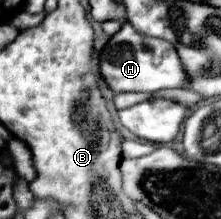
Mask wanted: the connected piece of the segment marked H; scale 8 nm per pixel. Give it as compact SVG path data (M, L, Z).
M125 22L121 30L109 38L107 46L99 54L99 70L109 90L119 92L157 92L163 88L185 88L187 74L175 48L161 38L147 38Z

